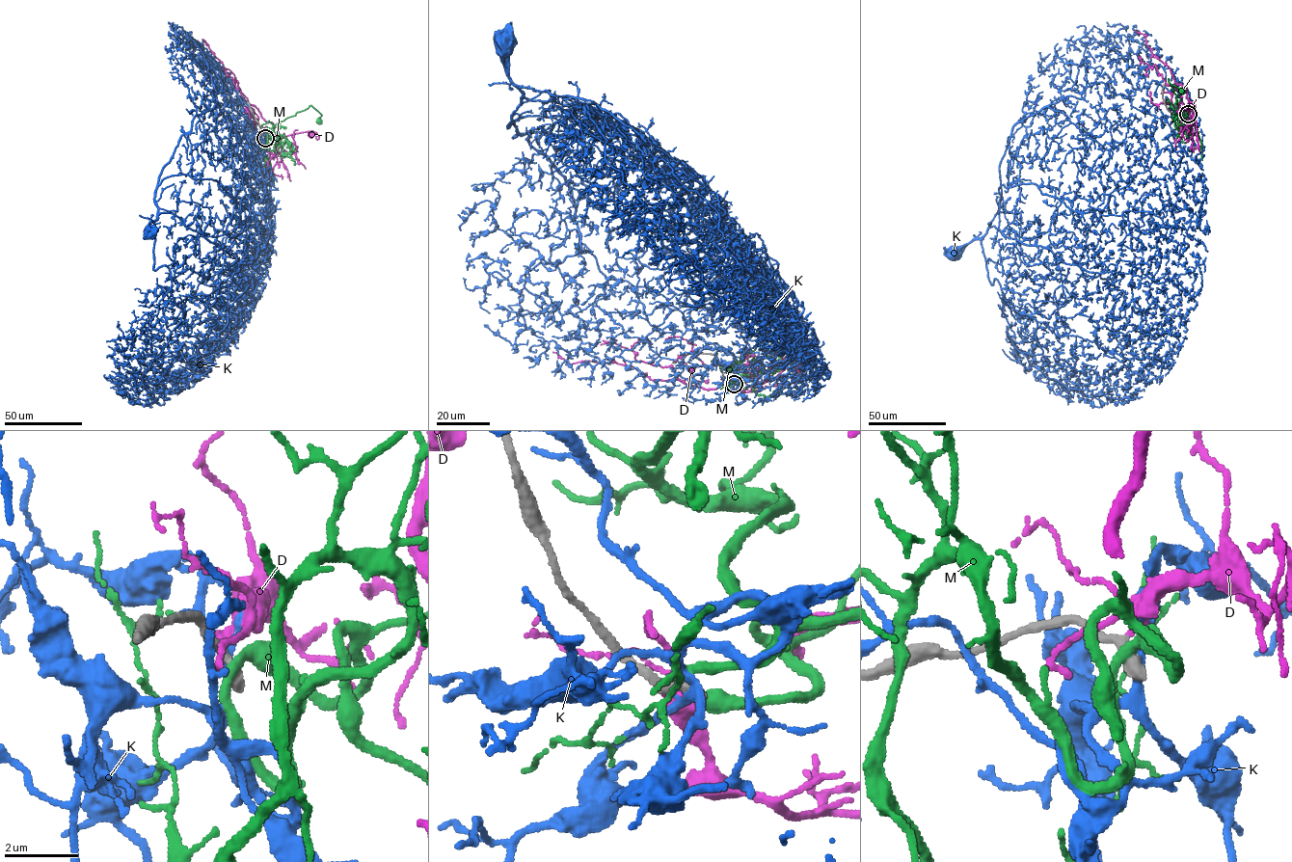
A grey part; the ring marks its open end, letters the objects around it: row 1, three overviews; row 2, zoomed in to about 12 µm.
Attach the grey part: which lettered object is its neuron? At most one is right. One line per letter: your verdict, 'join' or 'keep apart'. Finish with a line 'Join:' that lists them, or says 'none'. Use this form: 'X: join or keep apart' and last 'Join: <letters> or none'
D: keep apart
K: keep apart
M: keep apart
Join: none

